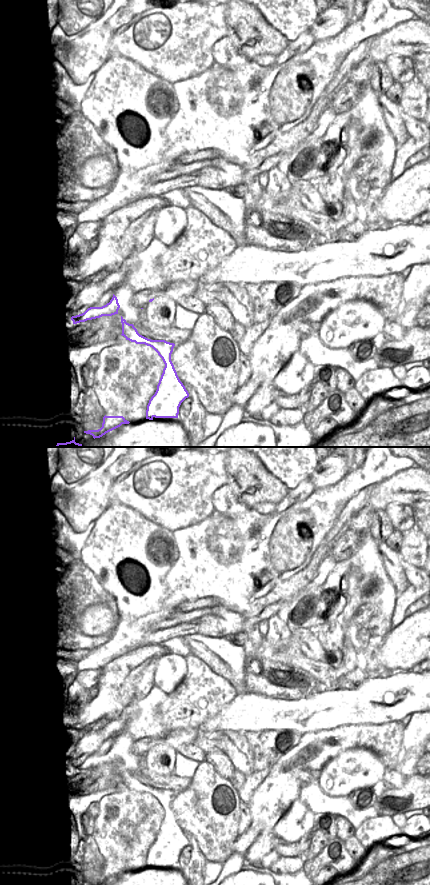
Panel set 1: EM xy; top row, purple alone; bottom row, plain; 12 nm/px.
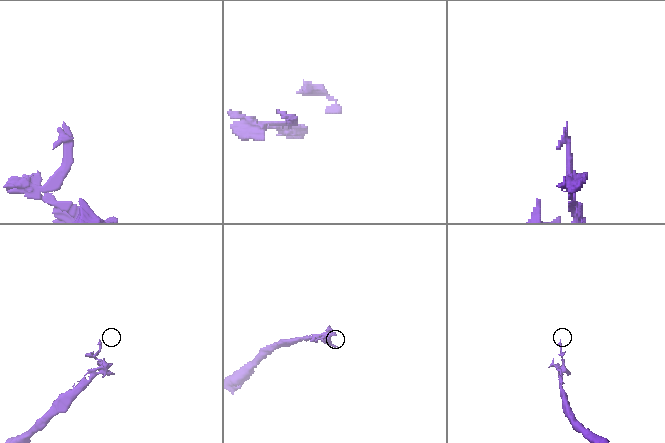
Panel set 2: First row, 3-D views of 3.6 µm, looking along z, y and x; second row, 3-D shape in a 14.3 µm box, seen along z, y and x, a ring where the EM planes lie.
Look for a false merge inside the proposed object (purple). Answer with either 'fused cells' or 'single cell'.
single cell

